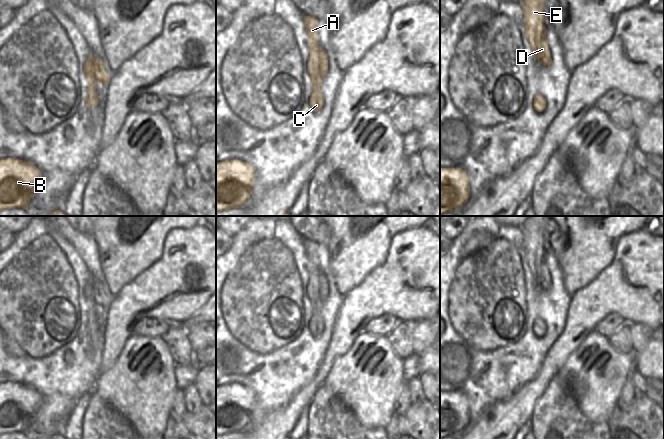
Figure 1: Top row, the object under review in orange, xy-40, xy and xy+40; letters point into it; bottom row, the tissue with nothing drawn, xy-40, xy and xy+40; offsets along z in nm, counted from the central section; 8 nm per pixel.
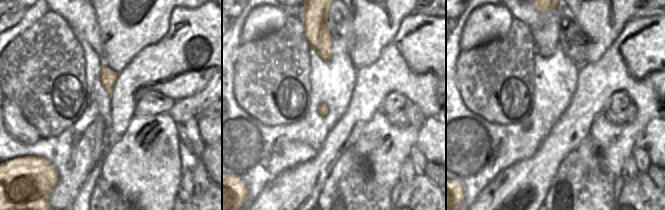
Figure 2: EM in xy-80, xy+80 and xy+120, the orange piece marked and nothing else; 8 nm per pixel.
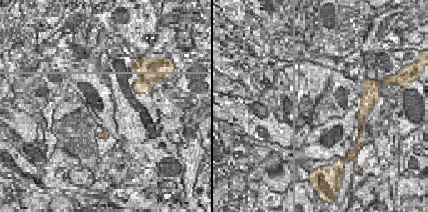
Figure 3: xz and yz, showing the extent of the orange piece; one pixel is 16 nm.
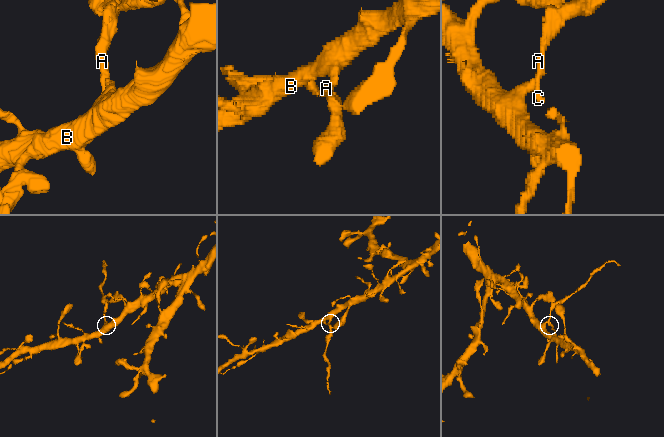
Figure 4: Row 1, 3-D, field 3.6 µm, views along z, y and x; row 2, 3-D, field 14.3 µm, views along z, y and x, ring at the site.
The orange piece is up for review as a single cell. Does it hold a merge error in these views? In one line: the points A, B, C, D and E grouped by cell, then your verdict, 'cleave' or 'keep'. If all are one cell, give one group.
groups A C D E / B; cleave

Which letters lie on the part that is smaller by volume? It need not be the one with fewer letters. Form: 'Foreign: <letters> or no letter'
Foreign: A, C, D, E

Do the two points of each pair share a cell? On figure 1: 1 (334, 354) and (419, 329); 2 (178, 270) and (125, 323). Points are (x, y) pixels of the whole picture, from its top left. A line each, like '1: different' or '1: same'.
1: different
2: same

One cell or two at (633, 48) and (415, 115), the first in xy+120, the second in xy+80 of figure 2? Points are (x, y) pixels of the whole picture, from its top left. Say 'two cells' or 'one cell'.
two cells

